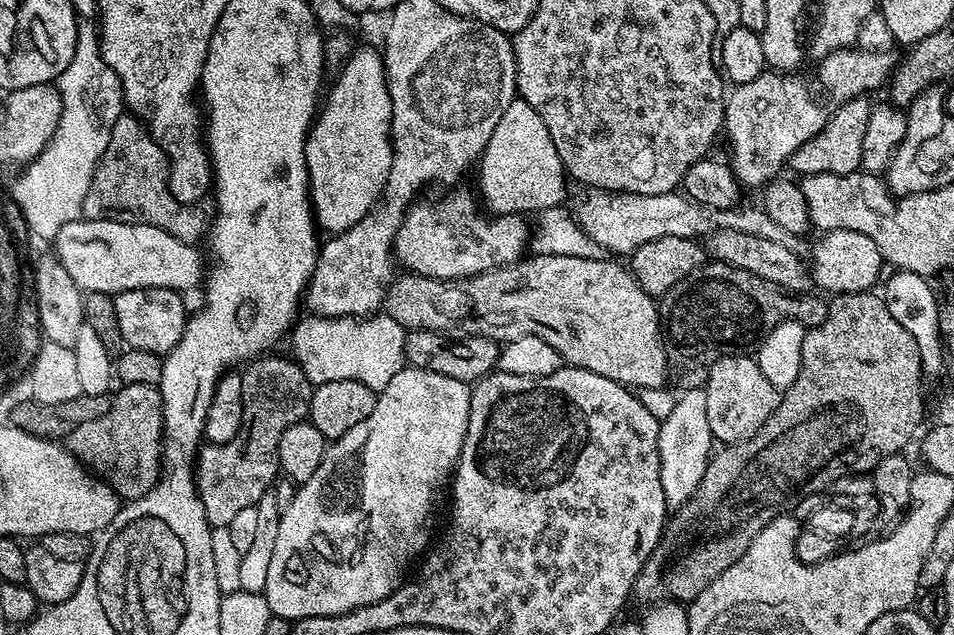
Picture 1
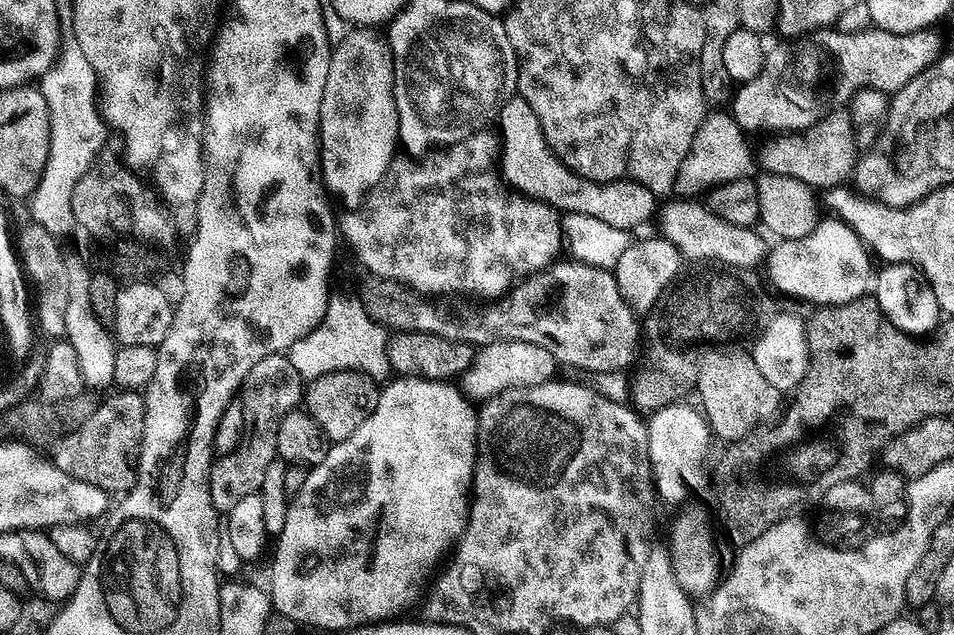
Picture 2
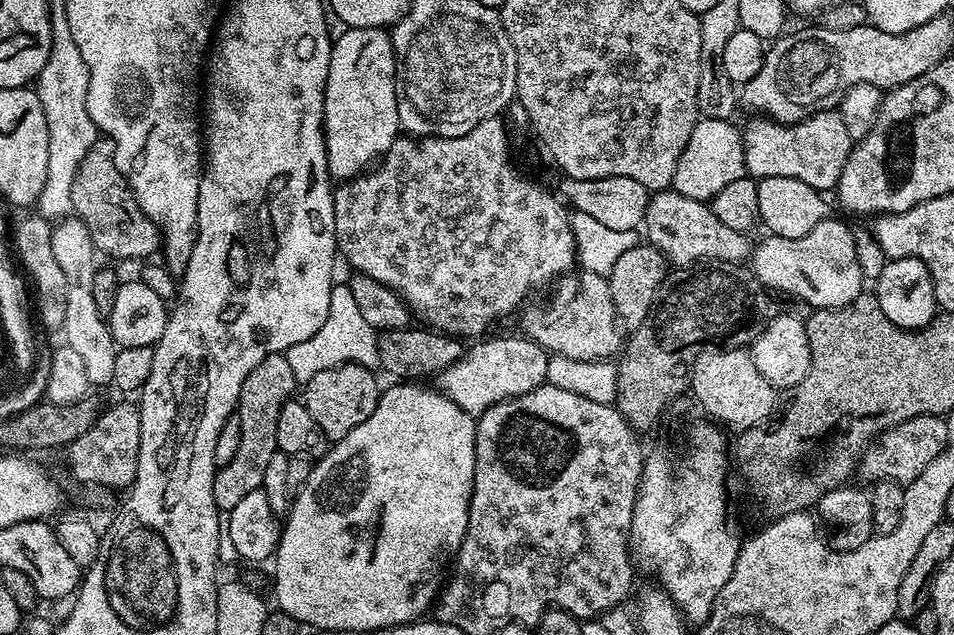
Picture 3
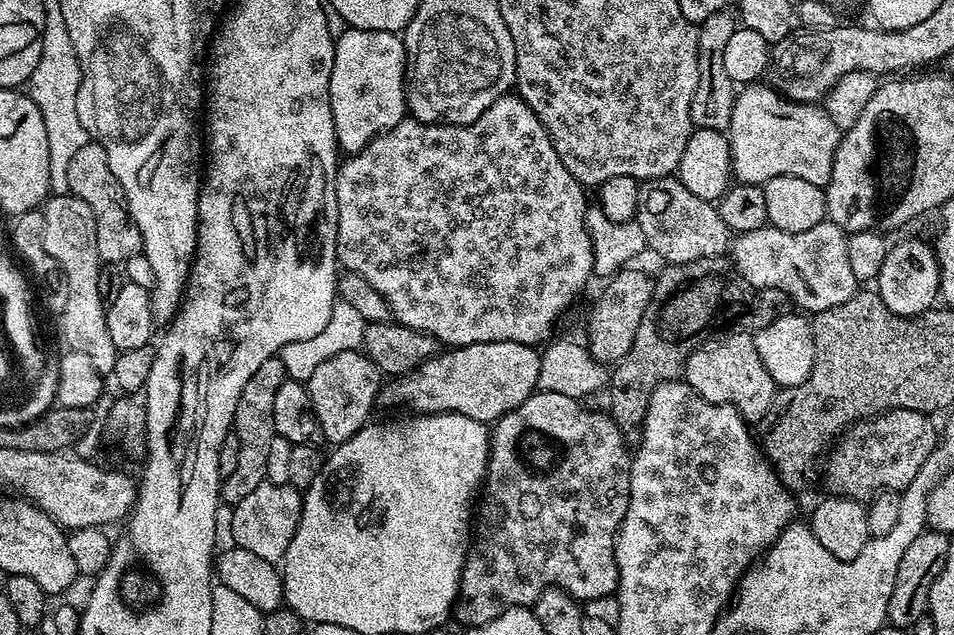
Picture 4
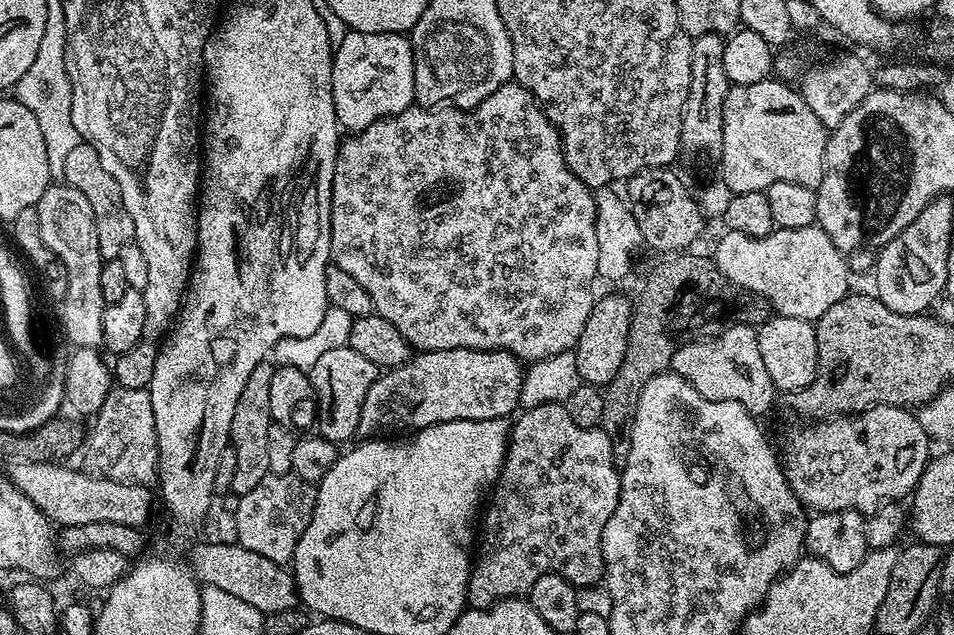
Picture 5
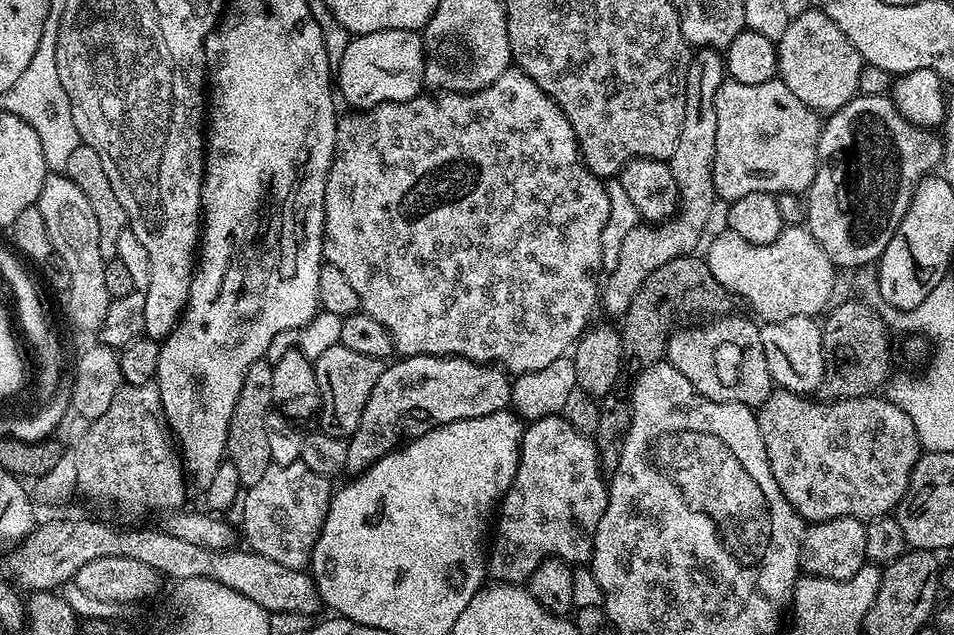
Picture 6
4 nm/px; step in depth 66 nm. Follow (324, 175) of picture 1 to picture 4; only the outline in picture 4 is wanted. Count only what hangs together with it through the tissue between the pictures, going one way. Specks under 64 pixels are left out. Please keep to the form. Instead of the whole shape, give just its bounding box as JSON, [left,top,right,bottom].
[330,27,408,154]

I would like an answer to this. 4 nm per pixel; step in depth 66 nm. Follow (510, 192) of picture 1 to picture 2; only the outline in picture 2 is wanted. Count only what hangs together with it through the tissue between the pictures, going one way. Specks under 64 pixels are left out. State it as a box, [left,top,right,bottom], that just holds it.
[496,95,657,231]

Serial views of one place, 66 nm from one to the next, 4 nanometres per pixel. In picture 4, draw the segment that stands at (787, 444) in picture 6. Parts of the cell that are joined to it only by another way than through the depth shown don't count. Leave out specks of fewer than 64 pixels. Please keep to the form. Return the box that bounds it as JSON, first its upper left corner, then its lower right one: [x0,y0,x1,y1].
[822,408,938,501]

